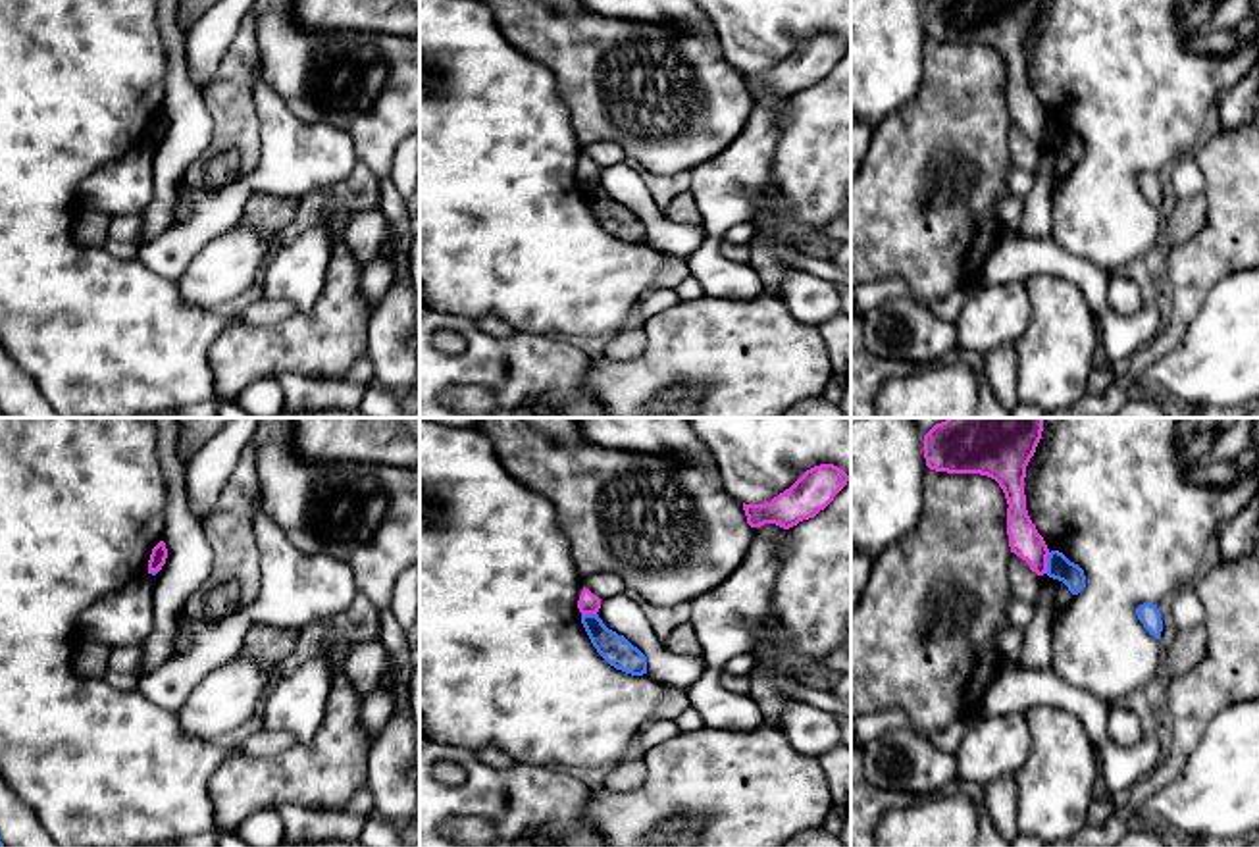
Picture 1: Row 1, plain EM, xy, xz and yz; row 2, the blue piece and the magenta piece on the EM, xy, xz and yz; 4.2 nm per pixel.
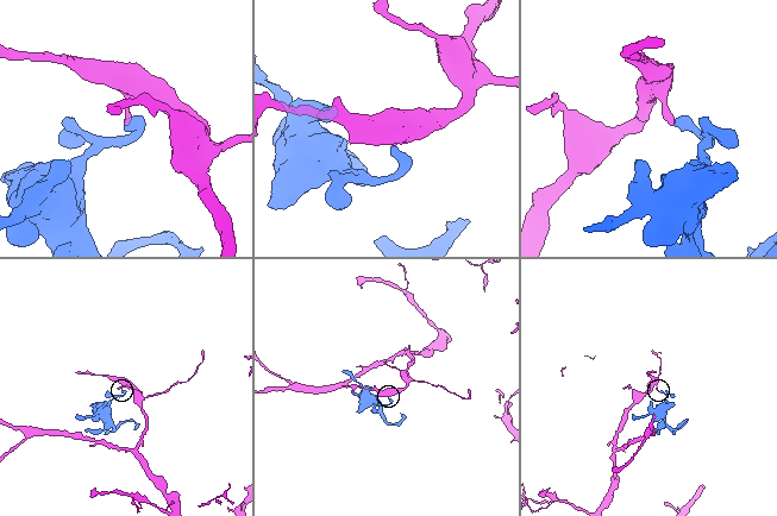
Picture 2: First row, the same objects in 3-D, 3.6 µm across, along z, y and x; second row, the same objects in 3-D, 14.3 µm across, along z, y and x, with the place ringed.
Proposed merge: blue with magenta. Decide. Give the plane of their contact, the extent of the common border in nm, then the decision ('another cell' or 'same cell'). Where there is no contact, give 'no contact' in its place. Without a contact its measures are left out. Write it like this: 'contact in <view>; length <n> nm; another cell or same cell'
contact in yz; length 90 nm; another cell

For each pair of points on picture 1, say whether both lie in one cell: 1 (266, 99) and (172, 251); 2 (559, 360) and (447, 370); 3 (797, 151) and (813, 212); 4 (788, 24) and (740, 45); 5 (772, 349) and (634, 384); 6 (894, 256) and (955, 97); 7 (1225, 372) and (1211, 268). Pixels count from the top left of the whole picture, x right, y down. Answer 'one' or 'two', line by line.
1: one
2: one
3: one
4: one
5: one
6: one
7: two

